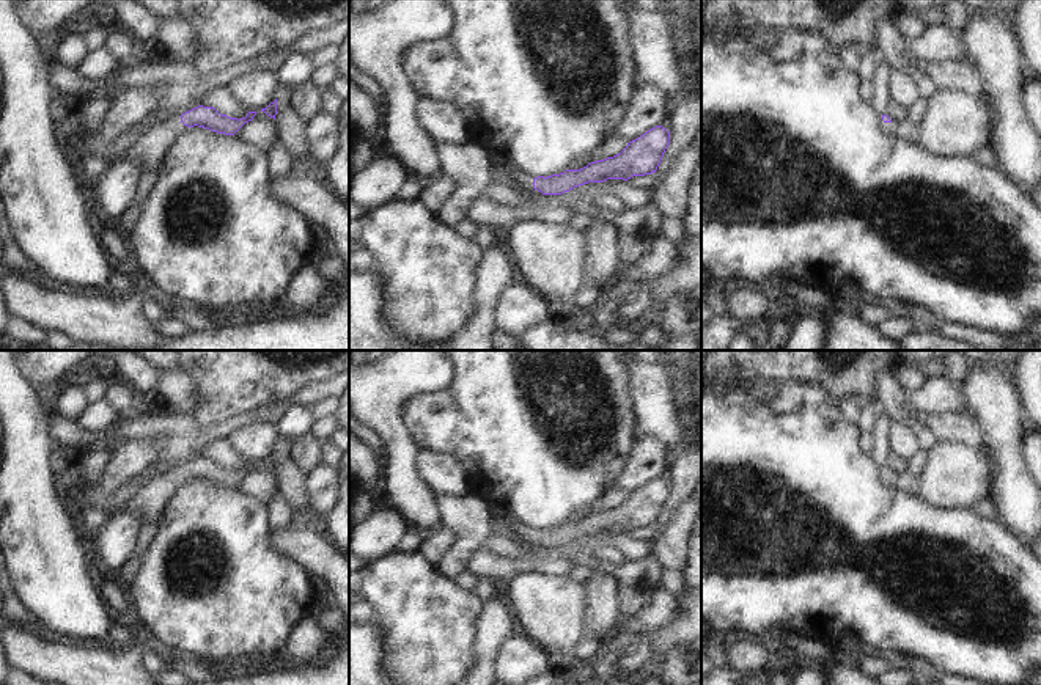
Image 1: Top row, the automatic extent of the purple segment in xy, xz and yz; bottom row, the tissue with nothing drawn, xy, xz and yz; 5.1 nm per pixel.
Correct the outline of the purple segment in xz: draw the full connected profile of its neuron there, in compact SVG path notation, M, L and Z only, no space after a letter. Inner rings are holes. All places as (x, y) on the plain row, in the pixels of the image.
M656 478L627 495L616 507L588 515L580 522L566 522L560 526L532 529L520 522L508 523L511 533L525 540L535 540L543 547L561 547L574 539L607 531L627 533L632 528L656 525L665 501L670 495L670 484Z

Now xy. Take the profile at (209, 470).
M198 457L182 467L171 467L164 473L157 473L143 482L118 509L127 509L140 517L140 536L135 551L143 555L153 540L164 506L184 478L198 478L217 485L234 487L245 474L252 473L255 467L256 463L248 463L245 470L237 471L220 467L214 459Z

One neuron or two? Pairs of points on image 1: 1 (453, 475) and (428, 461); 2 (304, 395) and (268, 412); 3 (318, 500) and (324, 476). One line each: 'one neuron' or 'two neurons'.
1: one neuron
2: one neuron
3: one neuron

